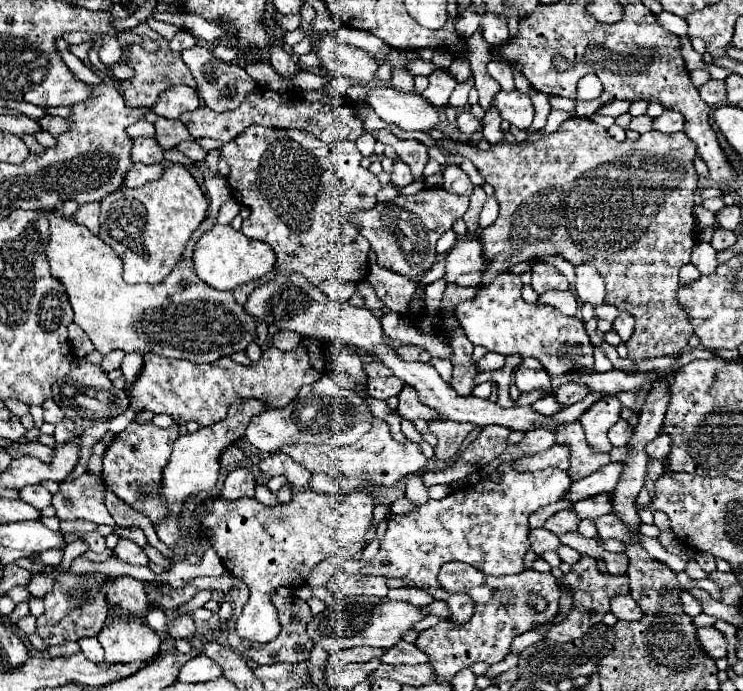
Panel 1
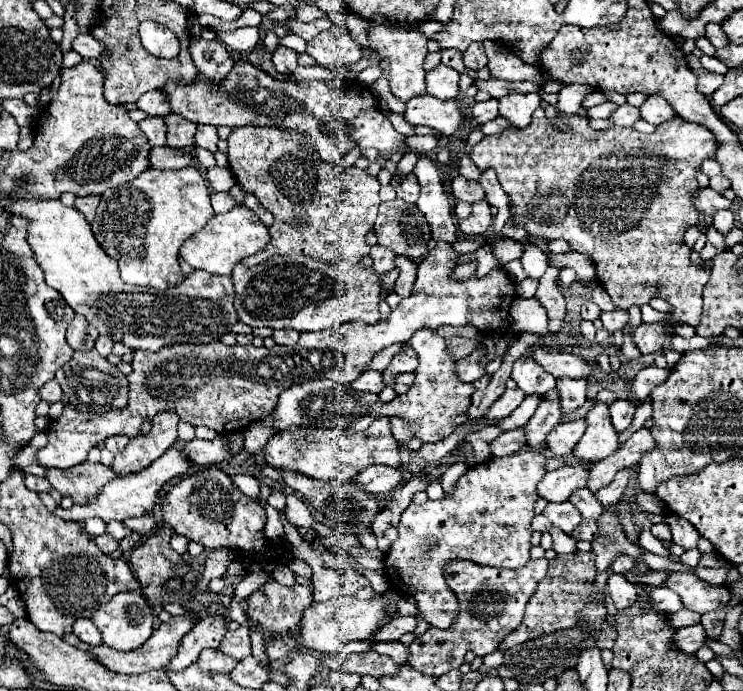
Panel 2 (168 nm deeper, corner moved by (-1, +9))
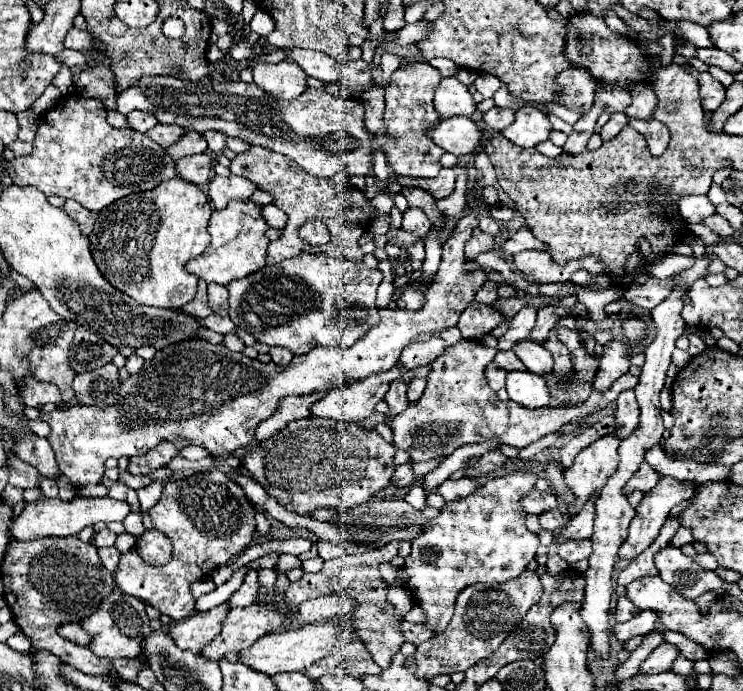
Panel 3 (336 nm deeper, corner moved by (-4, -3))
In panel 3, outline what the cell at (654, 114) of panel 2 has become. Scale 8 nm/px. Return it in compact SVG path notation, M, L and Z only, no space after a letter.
M645 86L643 90L637 90L637 92L633 94L633 104L625 110L625 114L627 114L629 118L651 120L655 108L657 108L657 96L655 96L653 88Z

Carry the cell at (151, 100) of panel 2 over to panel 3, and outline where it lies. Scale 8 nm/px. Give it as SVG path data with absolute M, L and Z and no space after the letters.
M133 110L129 116L129 126L133 130L139 130L139 132L147 132L149 128L153 128L155 124L159 124L159 120L155 116L149 116L147 112L141 112L141 110Z

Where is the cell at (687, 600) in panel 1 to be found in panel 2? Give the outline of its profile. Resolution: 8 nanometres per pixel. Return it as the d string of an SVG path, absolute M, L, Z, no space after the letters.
M656 586L650 592L650 608L656 612L676 612L676 610L682 610L684 606L682 606L680 598L676 596L676 592Z

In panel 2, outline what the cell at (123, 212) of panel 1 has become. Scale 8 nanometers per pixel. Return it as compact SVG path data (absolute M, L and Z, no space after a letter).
M148 168L130 184L102 194L96 218L90 224L102 250L120 266L126 284L168 290L182 284L178 250L184 240L200 232L214 216L206 180L196 168L154 170Z

